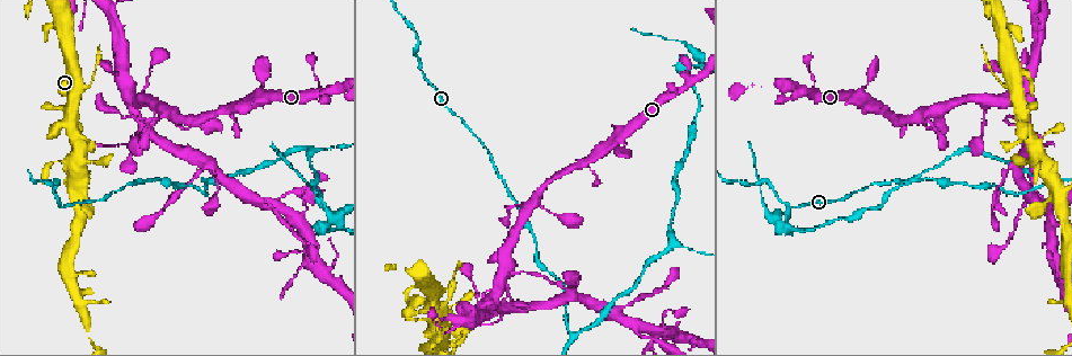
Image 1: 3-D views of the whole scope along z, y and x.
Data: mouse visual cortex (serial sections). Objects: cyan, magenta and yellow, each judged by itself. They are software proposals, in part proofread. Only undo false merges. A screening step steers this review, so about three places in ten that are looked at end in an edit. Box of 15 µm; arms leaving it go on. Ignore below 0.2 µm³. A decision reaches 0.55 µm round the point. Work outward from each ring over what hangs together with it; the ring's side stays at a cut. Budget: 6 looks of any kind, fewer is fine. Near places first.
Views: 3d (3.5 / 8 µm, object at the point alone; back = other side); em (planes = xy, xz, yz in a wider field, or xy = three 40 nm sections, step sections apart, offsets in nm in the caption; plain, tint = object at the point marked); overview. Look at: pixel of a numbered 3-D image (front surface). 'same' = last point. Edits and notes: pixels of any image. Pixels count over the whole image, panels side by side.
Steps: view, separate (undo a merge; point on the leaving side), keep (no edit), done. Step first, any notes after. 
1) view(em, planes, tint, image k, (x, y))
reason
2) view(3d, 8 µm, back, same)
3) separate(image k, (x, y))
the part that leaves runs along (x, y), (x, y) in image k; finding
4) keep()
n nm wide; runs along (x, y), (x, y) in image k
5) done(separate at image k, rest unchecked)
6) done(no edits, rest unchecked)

view(3d, 3.5 µm, image 1, (568, 296))

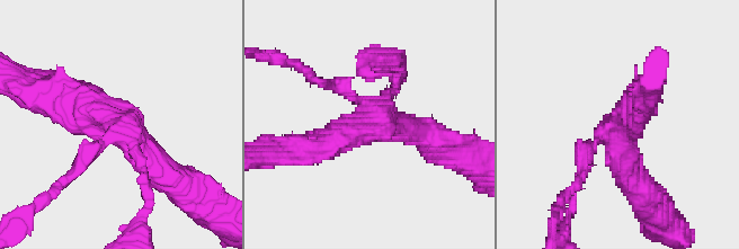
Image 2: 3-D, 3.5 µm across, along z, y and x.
view(em, xy, step 1, tint, image 2, (123, 126))

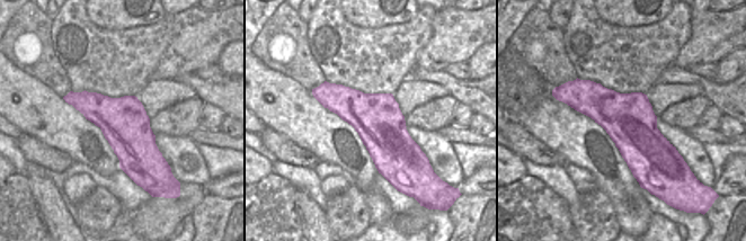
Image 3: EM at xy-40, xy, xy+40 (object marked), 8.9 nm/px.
keep()
runs along (56, 99), (108, 113), (174, 179) in image 2; all the same cell

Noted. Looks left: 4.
view(3d, 3.5 µm, image 1, (574, 335))
abrupt turn

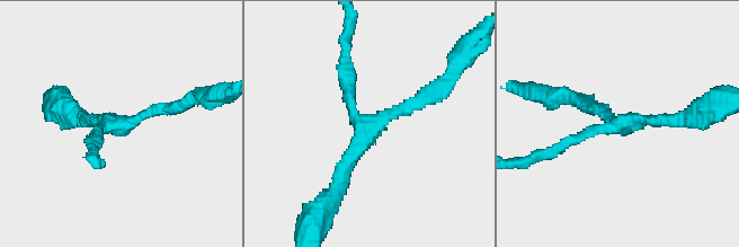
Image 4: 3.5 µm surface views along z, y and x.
view(em, xy, step 2, tint, image 4, (116, 125))
3 arms; arms of 150, 200, 200 nm; now the EM

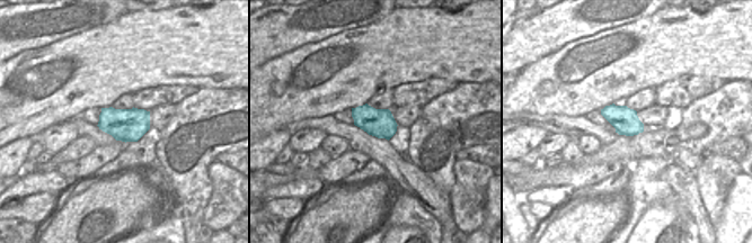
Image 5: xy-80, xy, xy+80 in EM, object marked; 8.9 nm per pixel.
keep()
260 nm wide; runs along (91, 146), (101, 125), (177, 108) in image 4; all the same cell

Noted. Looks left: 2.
done(no edits, rest unchecked)

